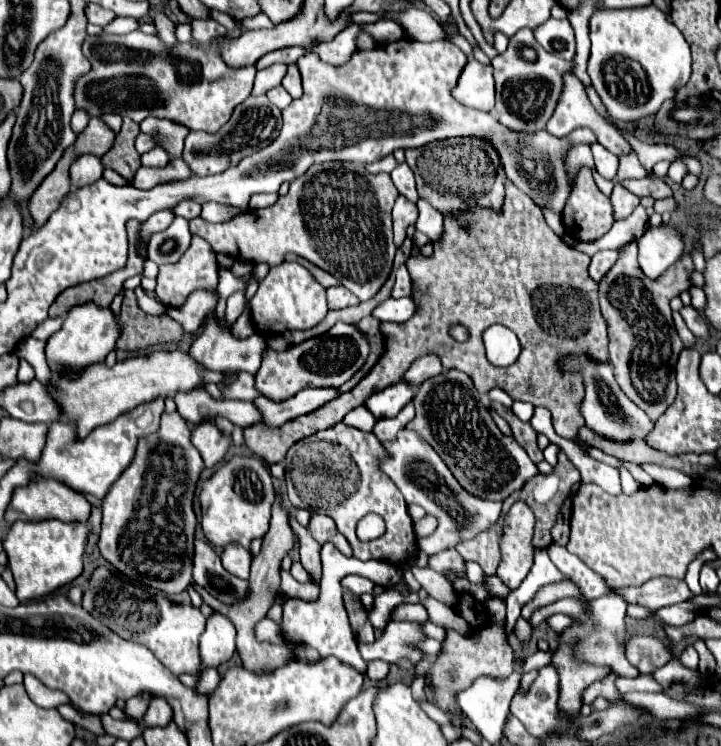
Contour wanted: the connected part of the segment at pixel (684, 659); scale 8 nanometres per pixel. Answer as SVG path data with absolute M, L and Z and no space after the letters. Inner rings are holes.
M686 648L680 656L680 662L686 667L697 669L699 655L694 648Z

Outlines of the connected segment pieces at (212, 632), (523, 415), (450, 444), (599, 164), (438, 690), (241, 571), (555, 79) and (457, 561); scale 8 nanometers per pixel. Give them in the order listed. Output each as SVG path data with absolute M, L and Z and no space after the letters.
M212 612L206 624L206 632L200 636L200 658L202 658L200 670L228 662L234 650L236 650L234 626L224 614Z
M516 400L516 402L512 404L512 412L514 412L522 422L528 422L528 420L532 418L532 414L534 414L534 404L528 404L528 402L520 402L520 400Z
M448 370L428 378L418 386L412 402L416 416L408 422L408 428L416 430L440 454L466 492L484 500L504 500L520 490L528 478L538 474L536 464L524 448L496 428L488 406L484 406L472 380L464 372Z
M598 142L592 144L592 156L594 156L594 166L598 174L608 180L614 180L618 172L618 158L612 152L608 152L604 146L600 146Z
M506 620L488 622L484 628L476 630L472 636L460 636L452 628L444 628L444 630L446 630L446 638L442 642L442 650L438 654L438 660L434 662L434 666L428 672L428 680L434 690L436 706L444 712L454 714L456 718L452 720L452 724L456 730L462 730L462 728L466 728L466 724L462 722L464 712L460 710L460 706L456 702L456 692L472 686L472 682L480 676L508 678L514 672L514 650L508 644Z
M228 544L222 552L222 566L232 576L238 576L238 578L246 580L248 572L250 572L250 562L252 562L250 552L246 552L240 544Z
M522 28L514 36L510 36L508 48L492 58L492 68L496 80L496 118L510 130L534 132L542 130L550 120L562 90L562 74L572 70L572 62L548 54L536 42L532 30Z
M454 548L438 552L436 556L430 556L430 566L440 574L444 574L446 570L464 572L464 560Z

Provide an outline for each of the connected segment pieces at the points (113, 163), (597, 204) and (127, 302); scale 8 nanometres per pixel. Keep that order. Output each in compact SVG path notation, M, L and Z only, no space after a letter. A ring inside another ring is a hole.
M128 116L122 122L122 128L116 136L116 144L108 154L104 154L104 166L116 170L126 180L132 180L134 172L140 168L140 154L134 148L134 140L140 132L140 126L134 120L128 120Z
M580 168L564 208L566 230L582 242L594 242L596 238L604 236L612 224L614 220L608 196L604 196L594 184L592 172L588 172L588 168Z
M132 290L124 292L124 302L120 310L120 324L122 336L116 342L120 350L140 350L154 344L164 342L178 342L184 334L184 328L172 320L170 316L148 316L140 310L136 302L136 294Z

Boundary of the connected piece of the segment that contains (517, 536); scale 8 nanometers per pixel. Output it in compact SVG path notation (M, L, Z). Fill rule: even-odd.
M516 502L504 520L504 532L500 538L500 552L502 562L498 566L496 576L514 590L526 578L532 568L534 546L532 546L532 532L534 532L534 514L528 504Z

